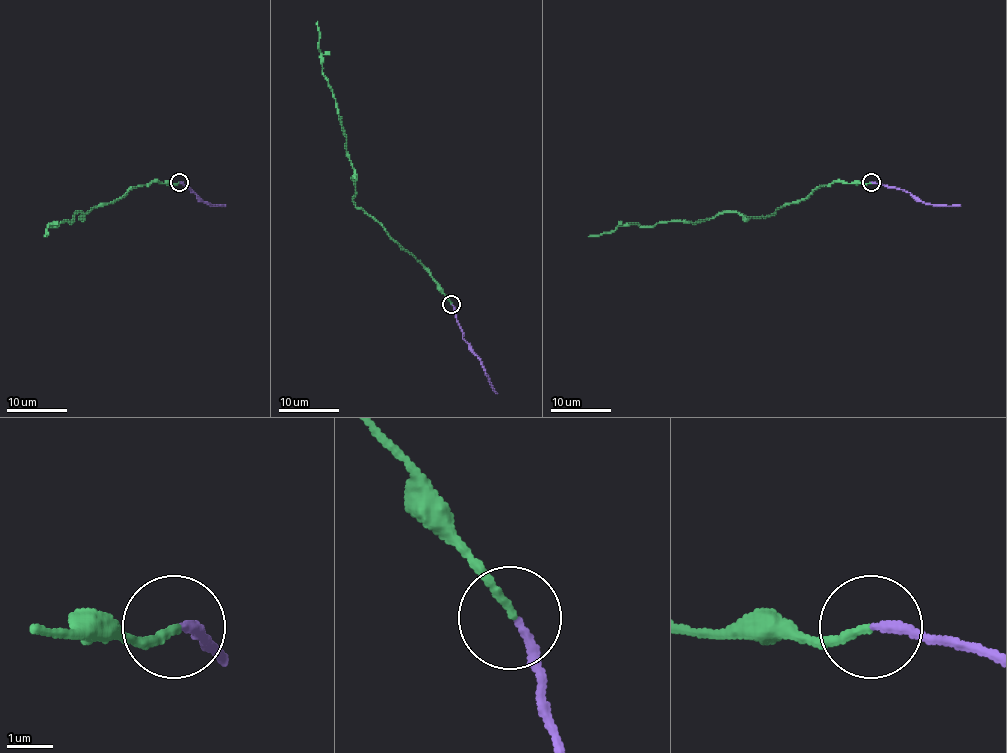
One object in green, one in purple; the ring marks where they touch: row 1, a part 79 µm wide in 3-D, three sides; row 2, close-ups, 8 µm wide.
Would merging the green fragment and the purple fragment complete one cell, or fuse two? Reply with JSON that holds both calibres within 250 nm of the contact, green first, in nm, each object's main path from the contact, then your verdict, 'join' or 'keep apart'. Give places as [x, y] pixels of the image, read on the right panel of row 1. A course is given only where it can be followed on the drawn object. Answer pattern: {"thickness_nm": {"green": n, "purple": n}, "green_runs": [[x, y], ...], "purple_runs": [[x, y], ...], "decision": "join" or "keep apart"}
{"thickness_nm": {"green": 160, "purple": 190}, "green_runs": [[871, 182], [816, 186], [767, 217], [723, 212], [694, 223], [620, 224], [588, 236]], "purple_runs": [[871, 182], [904, 189], [928, 204], [960, 204]], "decision": "keep apart"}

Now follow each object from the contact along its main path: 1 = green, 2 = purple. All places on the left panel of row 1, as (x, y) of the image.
1: (178, 182), (131, 186), (119, 198), (94, 206), (83, 217), (77, 212), (71, 223), (50, 224), (45, 236)
2: (180, 182), (209, 204), (225, 204)

